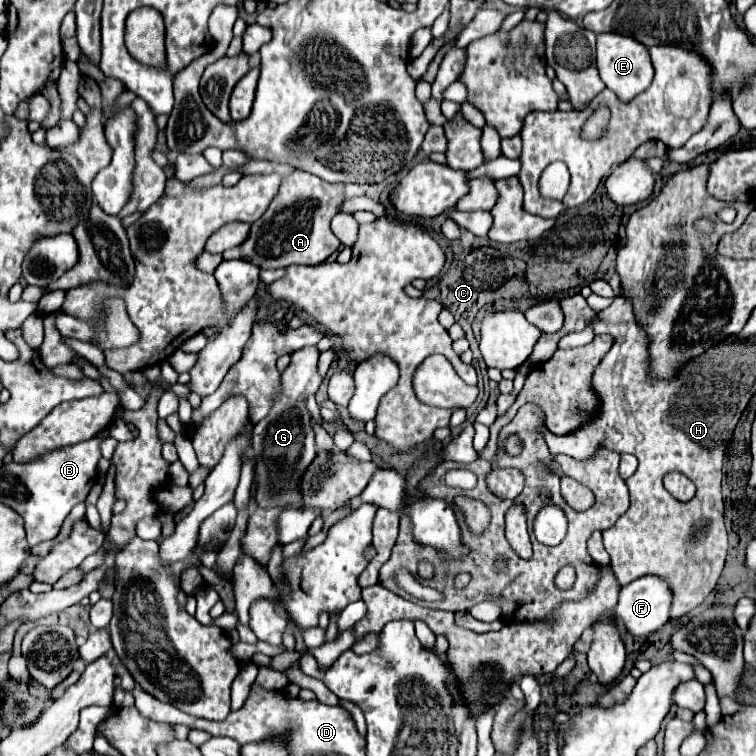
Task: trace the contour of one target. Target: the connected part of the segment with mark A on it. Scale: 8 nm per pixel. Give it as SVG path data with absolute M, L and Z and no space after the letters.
M295 169L283 177L277 197L271 201L265 215L251 225L247 241L223 251L223 259L245 259L261 269L277 269L297 265L319 265L339 249L339 239L333 235L329 223L339 213L343 201L355 195L365 195L363 185L355 183L327 183L317 175Z

